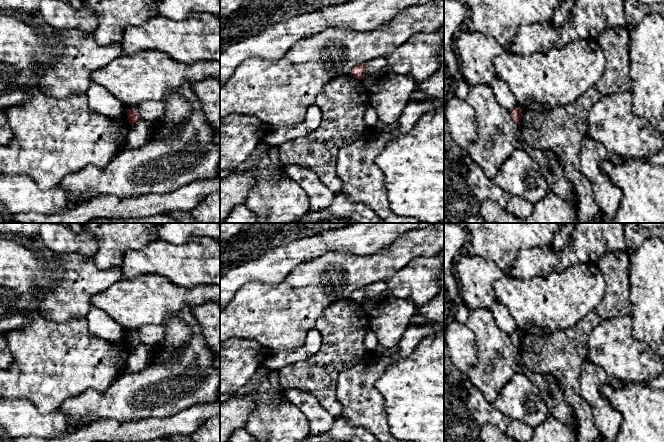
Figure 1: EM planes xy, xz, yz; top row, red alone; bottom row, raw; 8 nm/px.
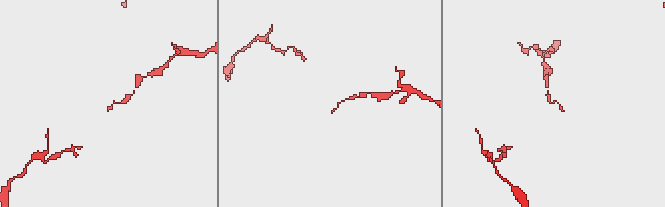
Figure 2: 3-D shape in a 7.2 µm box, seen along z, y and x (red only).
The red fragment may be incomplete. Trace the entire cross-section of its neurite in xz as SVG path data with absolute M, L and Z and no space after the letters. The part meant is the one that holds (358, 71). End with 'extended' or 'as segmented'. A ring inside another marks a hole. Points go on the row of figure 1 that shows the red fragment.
M366 63L358 64L352 68L350 75L359 80L362 80L365 74L365 69L366 69Z; as segmented

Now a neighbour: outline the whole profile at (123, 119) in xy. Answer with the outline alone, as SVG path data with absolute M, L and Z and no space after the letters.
M127 112L122 114L117 119L122 124L122 131L123 131L123 137L124 137L122 150L124 150L125 148L127 148L127 136L129 134L130 129L133 127L133 125L129 123Z

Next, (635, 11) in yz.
M623 0L625 19L630 27L637 26L647 15L657 13L664 17L664 4L645 4L638 0Z

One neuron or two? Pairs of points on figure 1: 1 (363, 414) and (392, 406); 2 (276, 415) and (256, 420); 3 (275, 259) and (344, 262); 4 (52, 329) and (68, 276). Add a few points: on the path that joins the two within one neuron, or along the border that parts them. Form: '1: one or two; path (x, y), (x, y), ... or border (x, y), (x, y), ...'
1: two; border (375, 386), (382, 396), (383, 408), (390, 431)
2: one; path (271, 420), (261, 420)
3: two; border (332, 250), (310, 261), (298, 264), (290, 272)
4: two; border (40, 314), (56, 321), (78, 319)

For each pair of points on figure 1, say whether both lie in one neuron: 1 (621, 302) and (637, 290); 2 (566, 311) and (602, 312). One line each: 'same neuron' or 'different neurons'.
1: different neurons
2: different neurons

